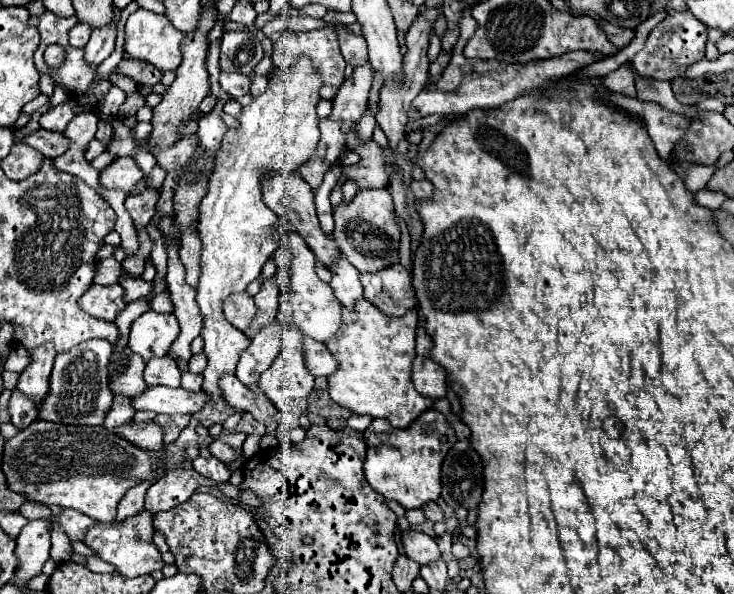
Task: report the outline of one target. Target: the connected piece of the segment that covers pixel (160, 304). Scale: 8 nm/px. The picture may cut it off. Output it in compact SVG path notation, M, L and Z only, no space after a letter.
M165 293L155 295L155 297L151 299L151 303L149 303L149 309L157 311L157 313L171 313L171 311L173 311L173 303L171 303L169 293L167 293L167 295L165 295Z

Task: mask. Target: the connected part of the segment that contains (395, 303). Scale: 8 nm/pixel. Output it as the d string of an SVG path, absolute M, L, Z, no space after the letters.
M403 265L385 267L375 273L361 273L365 299L385 315L405 315L415 307L411 275Z

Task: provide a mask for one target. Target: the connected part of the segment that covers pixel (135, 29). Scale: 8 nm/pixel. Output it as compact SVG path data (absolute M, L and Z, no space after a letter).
M137 9L135 13L129 15L127 19L127 27L125 27L125 51L131 59L141 59L151 63L153 67L157 67L159 71L173 71L179 67L181 63L181 49L179 43L185 35L181 35L181 31L177 31L169 19L165 15L155 15L151 11L145 9Z

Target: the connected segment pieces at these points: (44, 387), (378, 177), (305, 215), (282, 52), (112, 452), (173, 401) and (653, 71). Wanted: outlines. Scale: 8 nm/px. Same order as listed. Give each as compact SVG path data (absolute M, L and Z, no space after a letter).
M43 343L41 347L35 347L33 351L27 349L27 353L31 363L19 375L17 389L21 389L27 397L35 397L35 403L39 405L49 393L49 375L51 375L53 359L57 351L53 343Z
M349 131L347 145L359 153L361 163L359 165L345 165L343 173L349 179L355 179L359 189L387 187L389 177L387 177L387 169L383 165L383 149L373 139L367 143L359 143L355 131Z
M291 171L289 175L273 175L273 179L265 179L265 183L261 183L261 193L265 199L265 205L269 209L273 209L279 217L283 217L309 245L309 249L315 253L315 257L323 263L323 265L331 265L331 261L337 259L339 249L333 237L327 237L317 221L317 213L315 213L315 201L313 201L313 191L311 187L295 173Z
M333 27L295 33L285 29L273 47L273 65L291 65L299 55L311 57L315 69L321 73L325 85L341 85L345 81L345 59L339 51L337 33Z
M37 419L29 427L21 429L15 437L5 441L3 449L3 473L11 491L25 495L27 501L81 511L101 523L111 523L115 519L115 507L125 491L145 479L153 479L155 471L157 457L151 451L133 447L105 427L75 427Z
M149 387L143 395L131 399L131 403L137 411L149 409L167 415L195 415L209 403L209 395L203 389L193 393L183 387Z
M669 11L667 17L651 31L645 47L631 59L631 63L643 77L651 77L655 81L673 81L681 75L681 71L685 71L685 67L705 59L705 43L707 27L691 11Z

